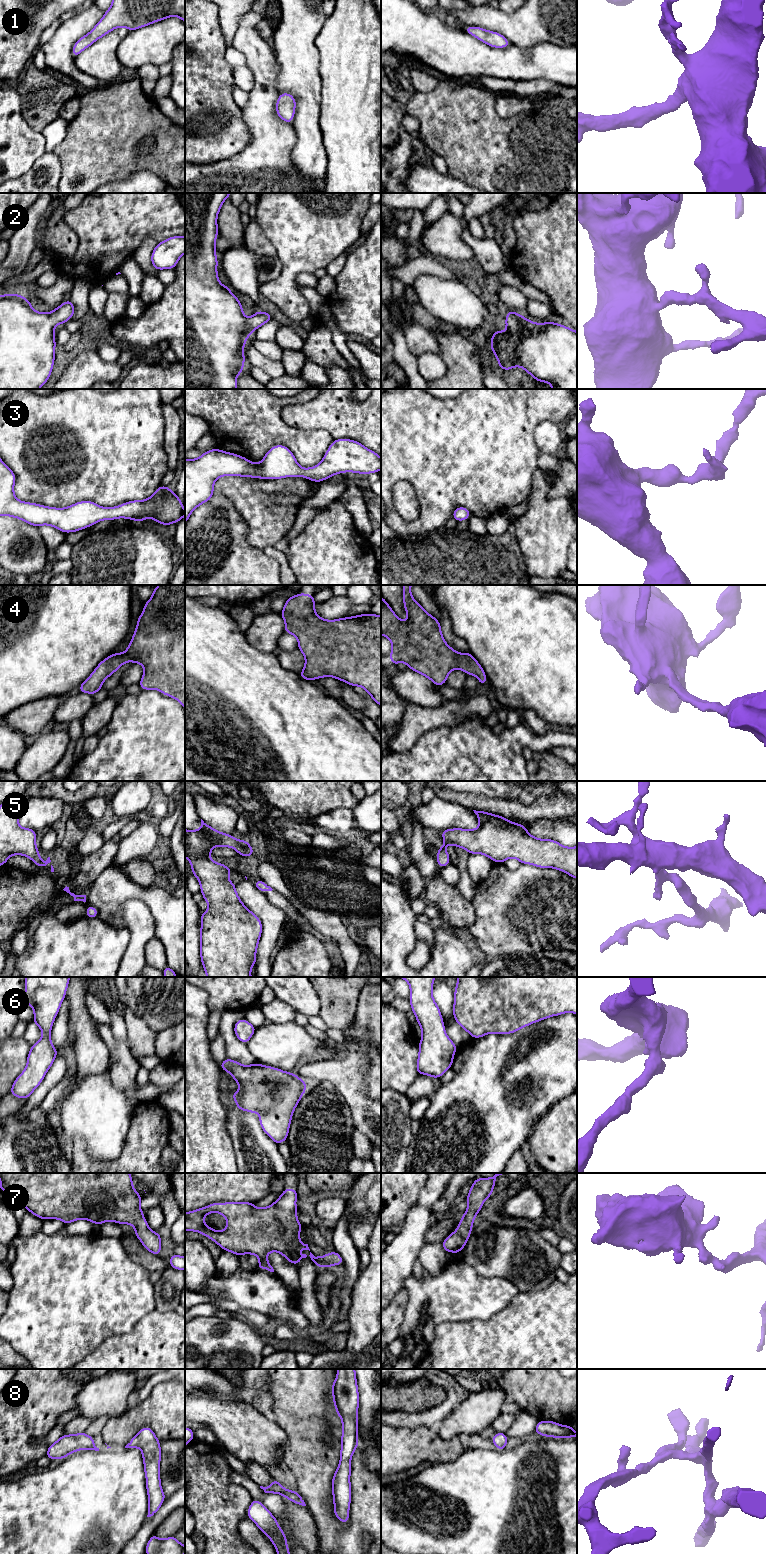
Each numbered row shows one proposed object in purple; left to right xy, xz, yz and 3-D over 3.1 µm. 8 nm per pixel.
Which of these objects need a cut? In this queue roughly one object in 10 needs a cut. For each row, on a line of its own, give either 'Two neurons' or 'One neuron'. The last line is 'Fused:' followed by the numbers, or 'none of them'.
1: One neuron
2: One neuron
3: One neuron
4: One neuron
5: One neuron
6: One neuron
7: One neuron
8: One neuron
Fused: none of them

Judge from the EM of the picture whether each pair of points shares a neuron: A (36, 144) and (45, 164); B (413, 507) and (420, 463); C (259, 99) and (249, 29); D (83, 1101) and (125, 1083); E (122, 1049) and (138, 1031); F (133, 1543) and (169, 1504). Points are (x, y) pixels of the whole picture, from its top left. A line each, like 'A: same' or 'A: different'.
A: different
B: different
C: same
D: different
E: different
F: same

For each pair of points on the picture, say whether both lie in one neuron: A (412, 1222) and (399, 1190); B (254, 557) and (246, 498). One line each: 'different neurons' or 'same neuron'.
A: different neurons
B: different neurons

